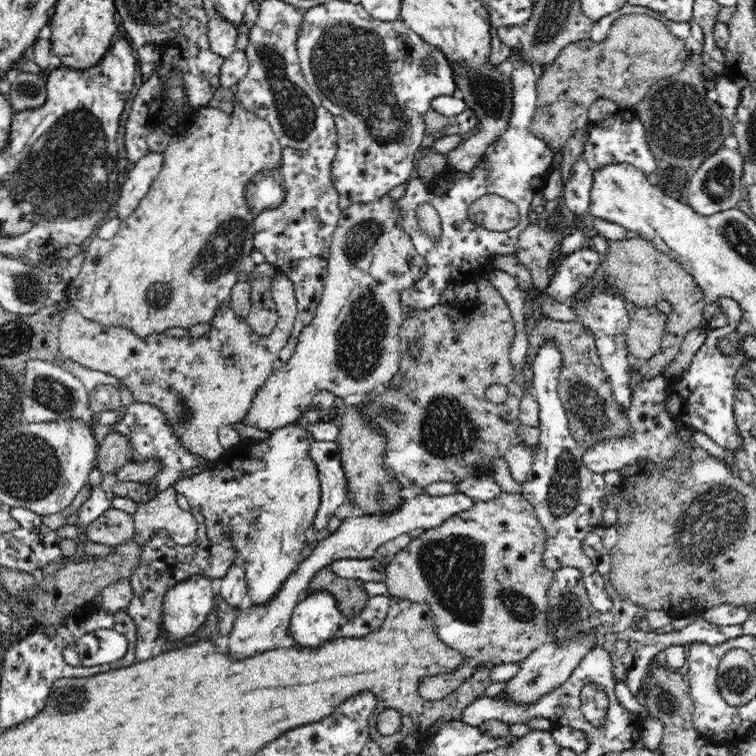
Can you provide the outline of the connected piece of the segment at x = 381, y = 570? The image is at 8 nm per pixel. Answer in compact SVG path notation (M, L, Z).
M374 557L369 559L340 559L328 565L338 577L358 579L362 582L384 581L385 565Z

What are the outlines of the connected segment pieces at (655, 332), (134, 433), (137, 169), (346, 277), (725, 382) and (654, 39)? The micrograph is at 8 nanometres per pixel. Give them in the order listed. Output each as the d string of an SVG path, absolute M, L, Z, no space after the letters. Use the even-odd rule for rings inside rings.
M654 307L629 308L629 322L625 331L627 350L634 355L639 363L652 358L661 348L664 337L666 313Z
M146 402L130 403L121 419L104 430L118 431L130 439L132 450L130 450L128 461L140 461L140 463L142 461L162 461L162 470L150 480L151 488L155 488L158 492L173 486L186 470L209 463L207 459L190 452L180 443L178 435L167 423L166 413L156 407L155 404Z
M148 153L127 167L128 174L121 186L114 210L121 221L134 213L164 164L163 153Z
M388 194L370 204L351 204L343 210L333 233L331 254L327 258L328 272L316 314L300 331L294 353L284 368L274 370L256 392L244 416L250 426L270 432L296 423L313 404L316 392L329 390L342 399L350 394L368 395L379 385L388 384L399 371L403 355L399 350L399 328L403 323L400 293L410 291L428 271L427 260L416 251L410 236L399 226L400 218L399 206Z
M725 296L716 301L726 315L727 325L707 330L704 346L696 352L694 360L688 365L685 373L668 384L669 391L665 404L667 404L667 413L676 424L707 434L713 442L721 447L736 449L742 443L742 437L738 435L734 418L735 374L744 360L748 360L748 358L742 347L738 350L738 354L734 355L727 355L719 348L721 340L733 334L741 321L741 308L735 300Z
M646 14L620 16L602 42L577 40L561 48L553 63L544 65L537 82L537 104L530 131L552 147L554 153L590 120L590 105L598 99L615 102L620 110L631 110L657 80L674 76L684 68L691 51L662 22Z

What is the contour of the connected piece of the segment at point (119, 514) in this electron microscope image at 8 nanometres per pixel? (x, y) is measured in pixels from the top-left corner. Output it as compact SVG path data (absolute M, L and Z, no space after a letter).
M111 506L94 519L85 532L90 541L115 547L133 538L133 515Z

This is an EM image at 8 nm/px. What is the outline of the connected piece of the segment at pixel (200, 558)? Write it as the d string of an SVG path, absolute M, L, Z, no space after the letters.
M166 529L158 530L152 538L142 544L138 568L130 576L130 584L133 590L132 600L124 608L128 616L133 620L137 630L135 646L135 662L148 660L154 652L160 637L160 624L162 624L162 598L175 584L189 579L192 575L202 575L208 579L222 578L234 562L241 561L238 550L231 545L210 545L210 556L199 553L197 542L181 546L172 540Z

